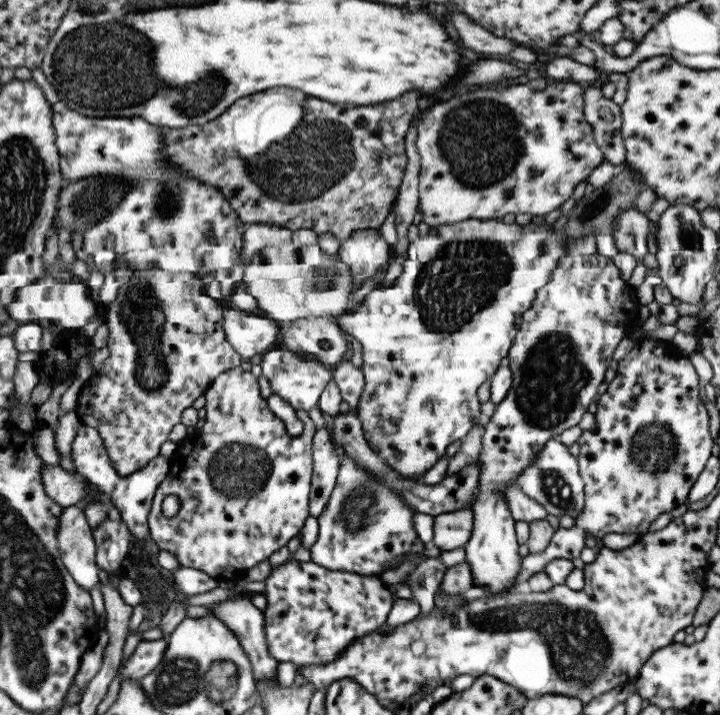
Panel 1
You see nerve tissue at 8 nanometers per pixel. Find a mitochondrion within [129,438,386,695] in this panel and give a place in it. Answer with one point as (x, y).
(360, 505)

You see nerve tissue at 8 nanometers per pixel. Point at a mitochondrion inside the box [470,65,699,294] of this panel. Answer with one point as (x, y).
(610, 195)

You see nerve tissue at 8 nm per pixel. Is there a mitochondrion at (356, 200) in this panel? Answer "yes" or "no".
no

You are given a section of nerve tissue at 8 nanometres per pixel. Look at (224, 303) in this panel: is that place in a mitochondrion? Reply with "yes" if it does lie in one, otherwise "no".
no

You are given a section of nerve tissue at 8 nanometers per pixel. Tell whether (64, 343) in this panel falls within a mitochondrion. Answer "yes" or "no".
no

